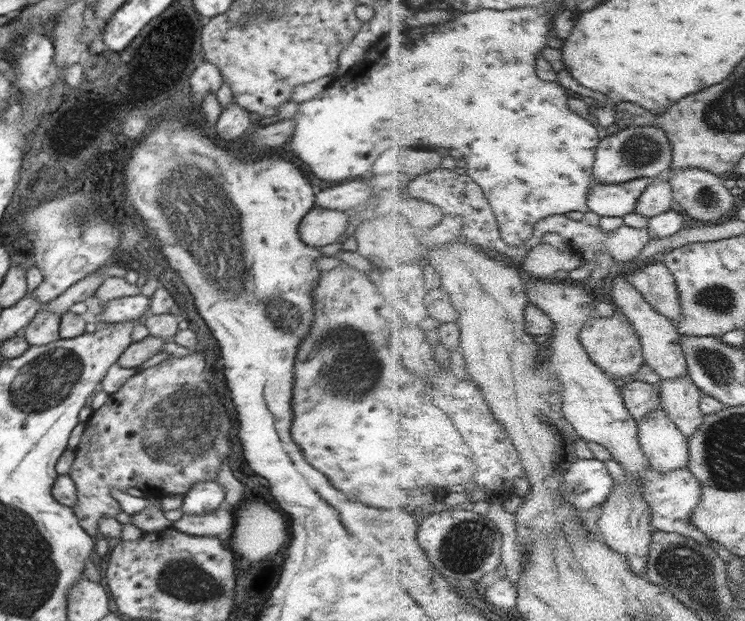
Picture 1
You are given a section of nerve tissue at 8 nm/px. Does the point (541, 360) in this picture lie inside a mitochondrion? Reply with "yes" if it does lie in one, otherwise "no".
no

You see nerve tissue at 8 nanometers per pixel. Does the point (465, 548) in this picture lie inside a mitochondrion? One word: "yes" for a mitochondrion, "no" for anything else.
yes

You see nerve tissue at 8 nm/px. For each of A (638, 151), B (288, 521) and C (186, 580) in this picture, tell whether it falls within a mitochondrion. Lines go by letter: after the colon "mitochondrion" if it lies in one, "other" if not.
A: mitochondrion
B: other
C: mitochondrion

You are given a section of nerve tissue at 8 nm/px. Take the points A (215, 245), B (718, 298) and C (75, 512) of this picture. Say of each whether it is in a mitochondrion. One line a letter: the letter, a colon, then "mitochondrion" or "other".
A: mitochondrion
B: mitochondrion
C: other

